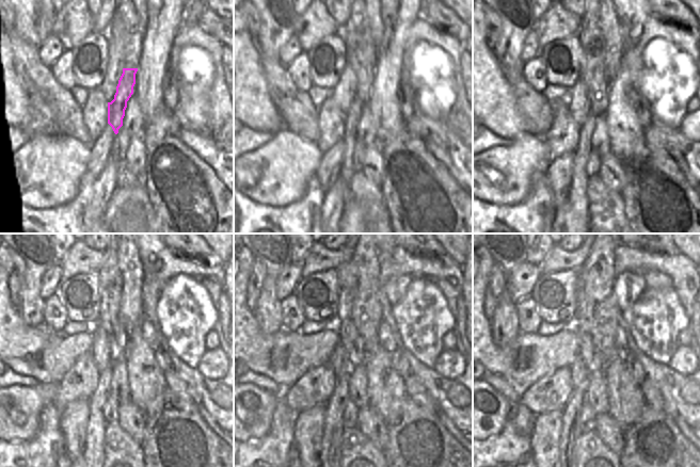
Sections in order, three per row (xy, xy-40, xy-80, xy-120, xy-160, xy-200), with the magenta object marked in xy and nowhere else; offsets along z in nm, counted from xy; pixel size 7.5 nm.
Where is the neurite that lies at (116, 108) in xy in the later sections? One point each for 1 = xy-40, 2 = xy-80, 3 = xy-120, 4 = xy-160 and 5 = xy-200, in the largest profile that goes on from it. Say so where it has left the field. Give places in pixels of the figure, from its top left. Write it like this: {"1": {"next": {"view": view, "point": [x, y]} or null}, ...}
{"1": {"next": {"view": "xy-40", "point": [352, 116]}}, "2": {"next": {"view": "xy-80", "point": [577, 211]}}, "3": {"next": {"view": "xy-120", "point": [93, 450]}}, "4": {"next": {"view": "xy-160", "point": [333, 429]}}, "5": {"next": {"view": "xy-200", "point": [570, 433]}}}

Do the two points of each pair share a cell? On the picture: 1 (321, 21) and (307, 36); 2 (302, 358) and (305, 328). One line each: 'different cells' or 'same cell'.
1: same cell
2: different cells

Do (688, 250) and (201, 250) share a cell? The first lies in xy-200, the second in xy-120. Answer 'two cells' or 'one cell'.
two cells

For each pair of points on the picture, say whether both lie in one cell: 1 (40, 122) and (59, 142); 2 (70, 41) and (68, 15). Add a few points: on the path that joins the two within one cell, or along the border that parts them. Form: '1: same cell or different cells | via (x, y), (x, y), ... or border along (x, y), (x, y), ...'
1: different cells | border along (58, 133), (43, 133), (32, 138)
2: same cell | via (69, 34), (69, 21)

